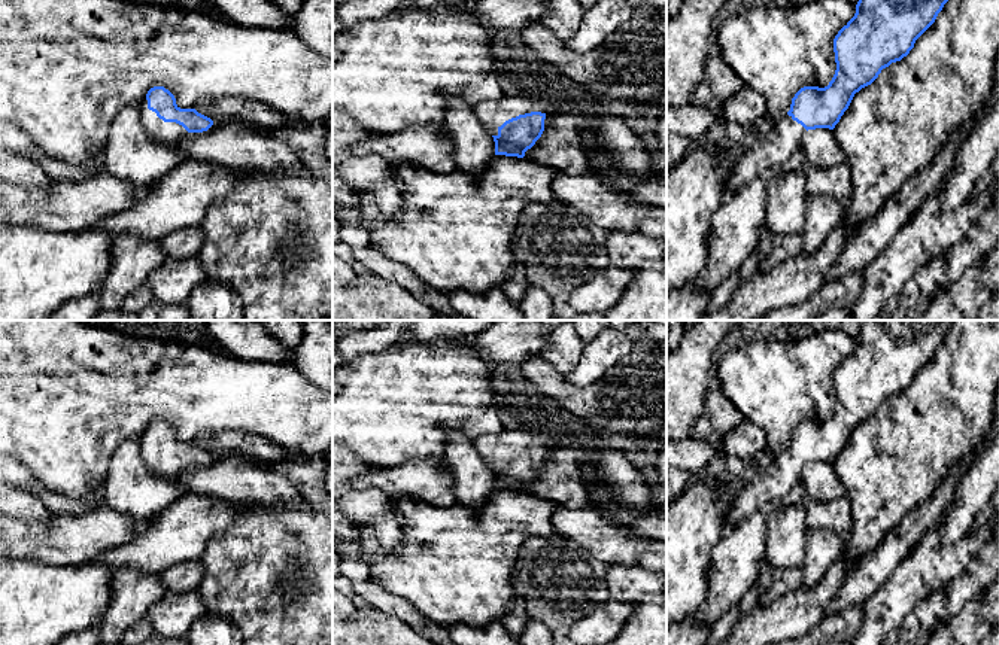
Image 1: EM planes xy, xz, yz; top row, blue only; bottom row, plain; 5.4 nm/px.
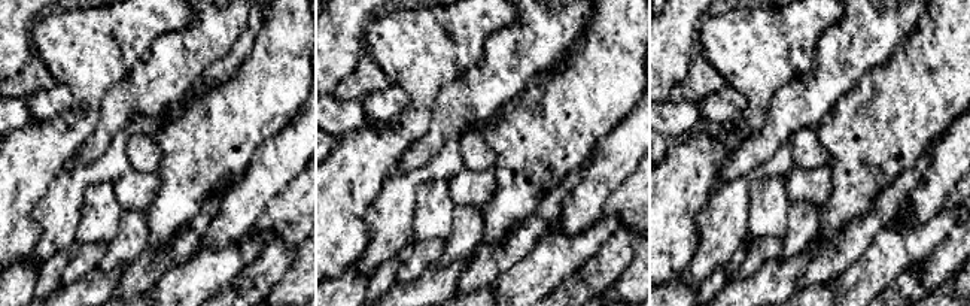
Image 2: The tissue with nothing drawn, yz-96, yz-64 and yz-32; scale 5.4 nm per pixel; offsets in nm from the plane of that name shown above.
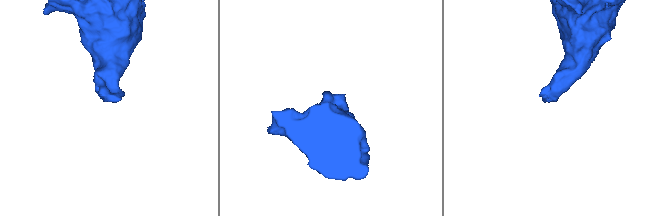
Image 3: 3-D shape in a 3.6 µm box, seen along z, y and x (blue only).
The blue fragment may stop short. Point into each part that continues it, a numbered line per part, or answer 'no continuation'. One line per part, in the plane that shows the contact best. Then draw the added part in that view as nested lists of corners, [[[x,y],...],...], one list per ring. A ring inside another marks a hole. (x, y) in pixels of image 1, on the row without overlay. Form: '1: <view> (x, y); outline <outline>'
1: xz (492, 447); outline [[[519,423],[517,428],[504,428],[495,435],[474,438],[474,447],[491,469],[498,469],[498,462],[519,448],[541,445],[550,447],[553,436],[538,425]]]

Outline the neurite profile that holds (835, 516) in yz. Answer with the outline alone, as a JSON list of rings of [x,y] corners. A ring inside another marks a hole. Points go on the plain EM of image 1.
[[[847,493],[831,502],[810,499],[805,505],[810,532],[814,529],[828,529],[845,538],[851,530],[853,515]]]

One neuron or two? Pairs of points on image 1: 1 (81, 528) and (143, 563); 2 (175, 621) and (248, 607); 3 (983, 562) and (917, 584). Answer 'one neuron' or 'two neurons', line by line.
1: two neurons
2: two neurons
3: two neurons

